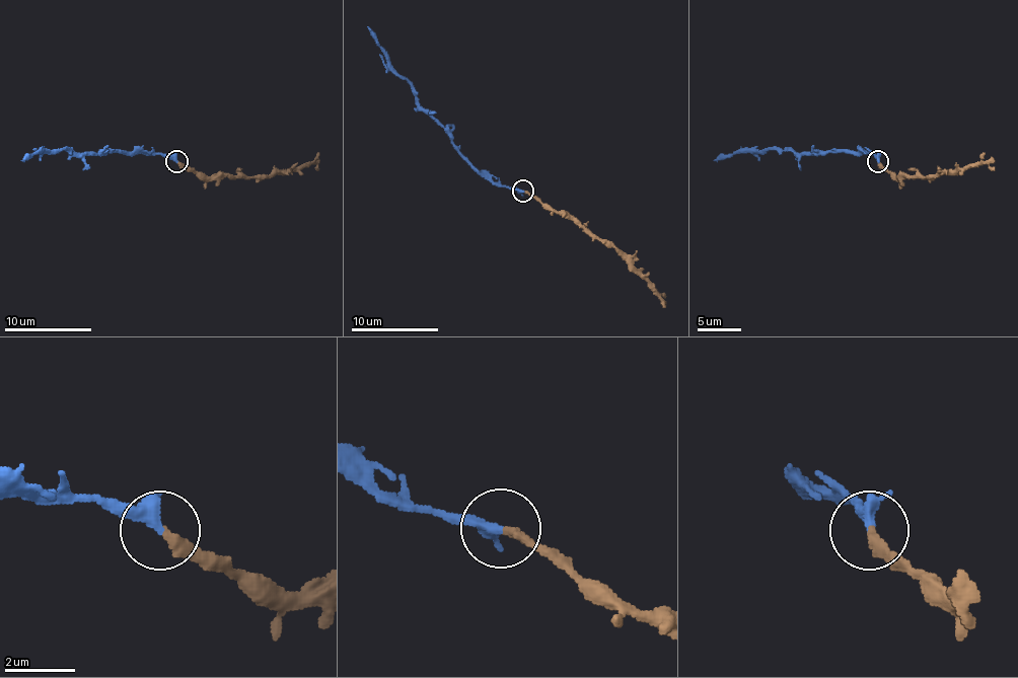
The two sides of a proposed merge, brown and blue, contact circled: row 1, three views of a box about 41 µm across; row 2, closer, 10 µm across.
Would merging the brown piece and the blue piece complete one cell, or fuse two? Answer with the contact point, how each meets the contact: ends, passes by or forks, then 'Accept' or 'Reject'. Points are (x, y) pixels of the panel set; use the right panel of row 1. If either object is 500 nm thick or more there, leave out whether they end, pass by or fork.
Place: (878, 161). At the ring brown ends. At the ring blue passes by. Accept

